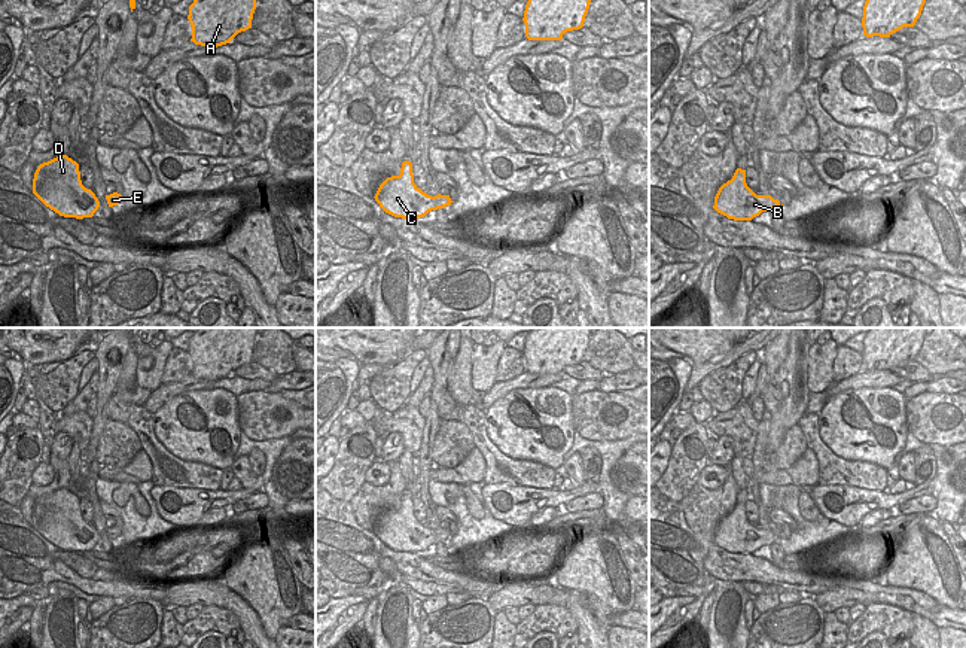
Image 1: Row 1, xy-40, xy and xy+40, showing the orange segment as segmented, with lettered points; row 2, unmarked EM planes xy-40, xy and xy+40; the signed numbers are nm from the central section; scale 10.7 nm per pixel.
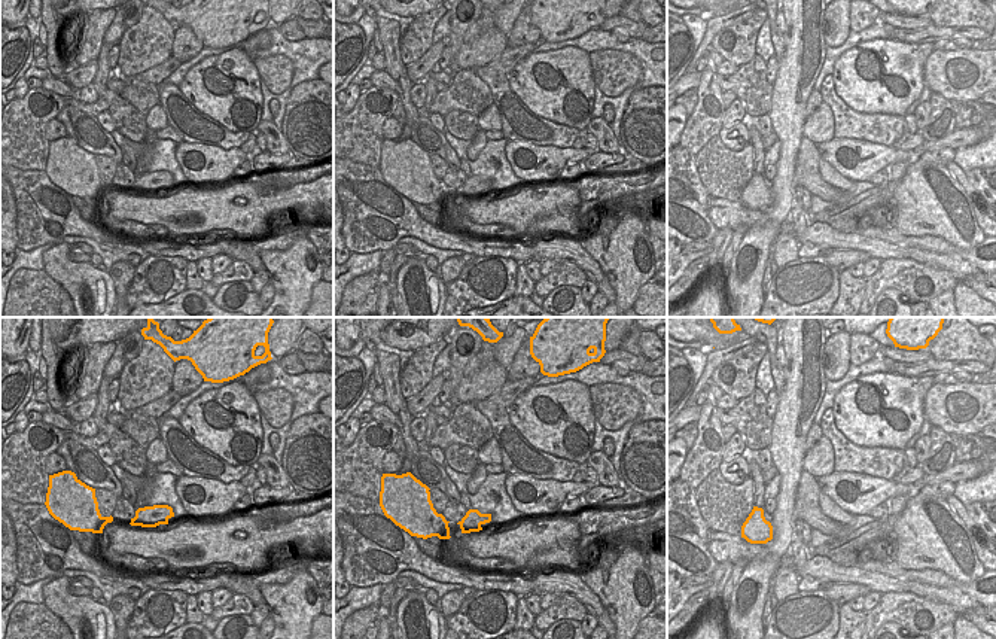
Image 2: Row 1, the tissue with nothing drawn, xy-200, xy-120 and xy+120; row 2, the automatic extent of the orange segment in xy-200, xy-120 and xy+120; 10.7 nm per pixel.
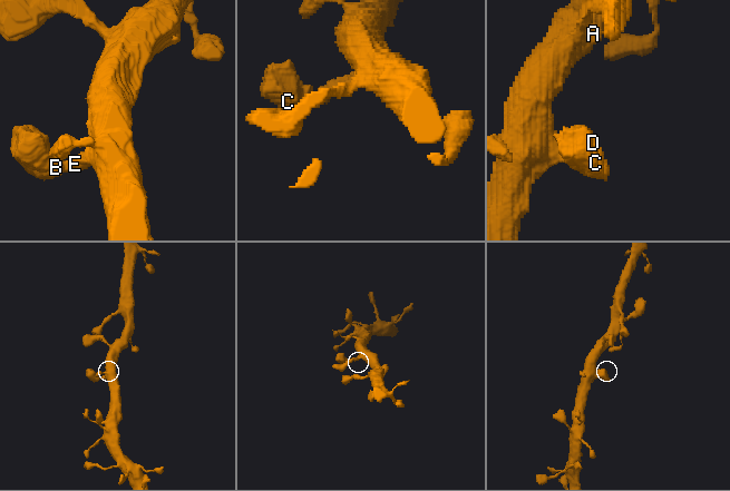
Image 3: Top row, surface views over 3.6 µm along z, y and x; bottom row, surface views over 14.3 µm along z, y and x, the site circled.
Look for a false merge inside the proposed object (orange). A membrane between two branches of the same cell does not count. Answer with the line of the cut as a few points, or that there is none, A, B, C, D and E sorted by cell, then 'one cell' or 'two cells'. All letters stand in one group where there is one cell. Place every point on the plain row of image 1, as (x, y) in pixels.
no cut | A B C D E | one cell

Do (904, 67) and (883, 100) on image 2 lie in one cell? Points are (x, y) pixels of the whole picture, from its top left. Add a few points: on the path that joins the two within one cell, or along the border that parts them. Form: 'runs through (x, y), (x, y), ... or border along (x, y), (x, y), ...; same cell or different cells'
runs through (907, 81), (911, 88), (908, 96), (896, 99); same cell

